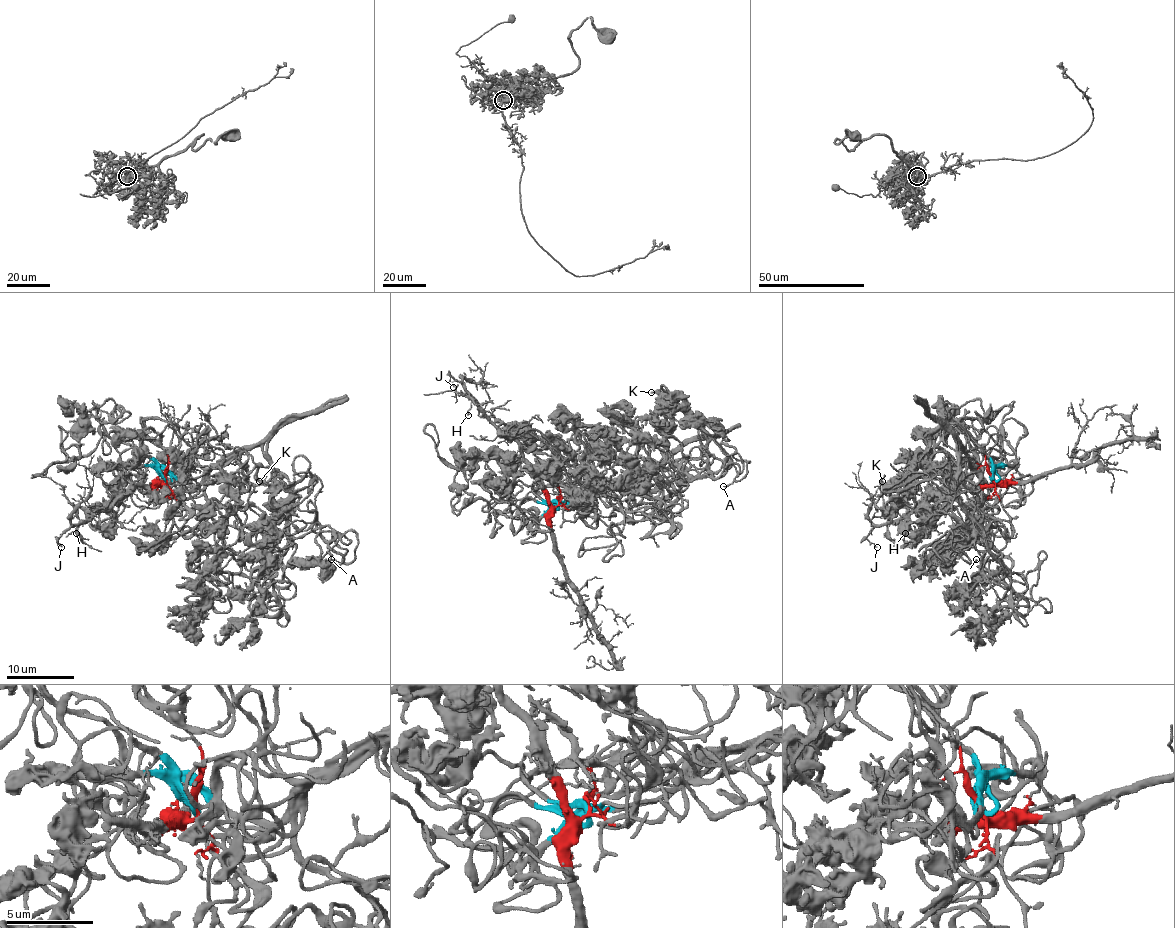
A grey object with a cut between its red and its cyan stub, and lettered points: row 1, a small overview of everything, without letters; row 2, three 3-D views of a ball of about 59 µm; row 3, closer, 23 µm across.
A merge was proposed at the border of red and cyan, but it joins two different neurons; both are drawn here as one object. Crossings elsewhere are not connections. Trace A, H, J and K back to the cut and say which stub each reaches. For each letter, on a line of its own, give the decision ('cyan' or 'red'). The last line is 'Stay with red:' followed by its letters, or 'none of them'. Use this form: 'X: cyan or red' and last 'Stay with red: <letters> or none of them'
A: cyan
H: red
J: red
K: cyan
Stay with red: H, J

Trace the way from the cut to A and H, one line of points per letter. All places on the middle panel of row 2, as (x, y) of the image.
A: (558, 503), (619, 487), (627, 503), (678, 475), (717, 477), (736, 463), (738, 475), (723, 486)
H: (558, 503), (556, 506), (549, 501), (541, 474), (525, 458), (522, 448), (473, 401), (467, 414)

